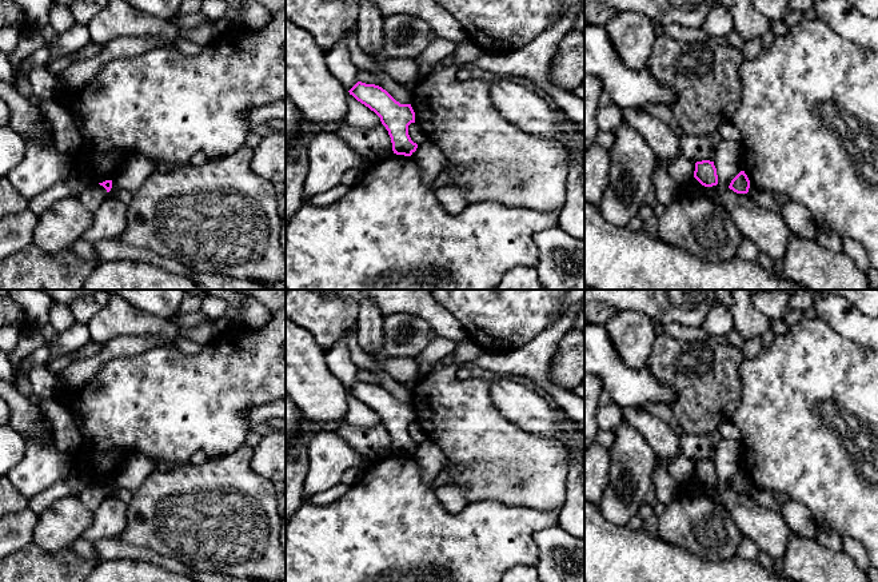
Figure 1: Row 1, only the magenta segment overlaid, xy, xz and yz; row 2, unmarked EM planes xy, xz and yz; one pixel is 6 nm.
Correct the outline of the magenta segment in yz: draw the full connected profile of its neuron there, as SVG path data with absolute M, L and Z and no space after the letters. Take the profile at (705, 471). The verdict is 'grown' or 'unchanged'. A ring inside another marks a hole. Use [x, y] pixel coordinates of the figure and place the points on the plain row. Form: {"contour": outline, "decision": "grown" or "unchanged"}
{"contour": "M702 459L695 462L694 477L705 486L718 483L718 474L714 461Z", "decision": "unchanged"}

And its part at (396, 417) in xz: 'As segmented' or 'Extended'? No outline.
As segmented

